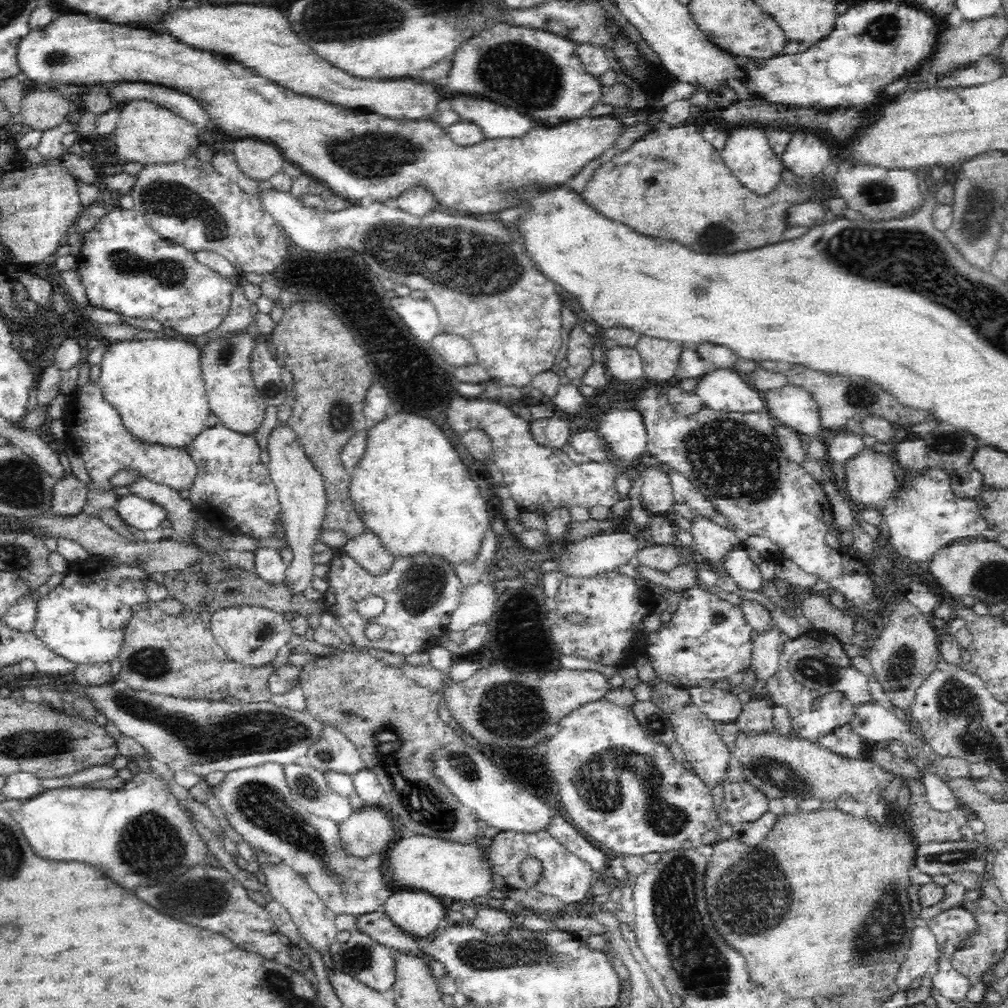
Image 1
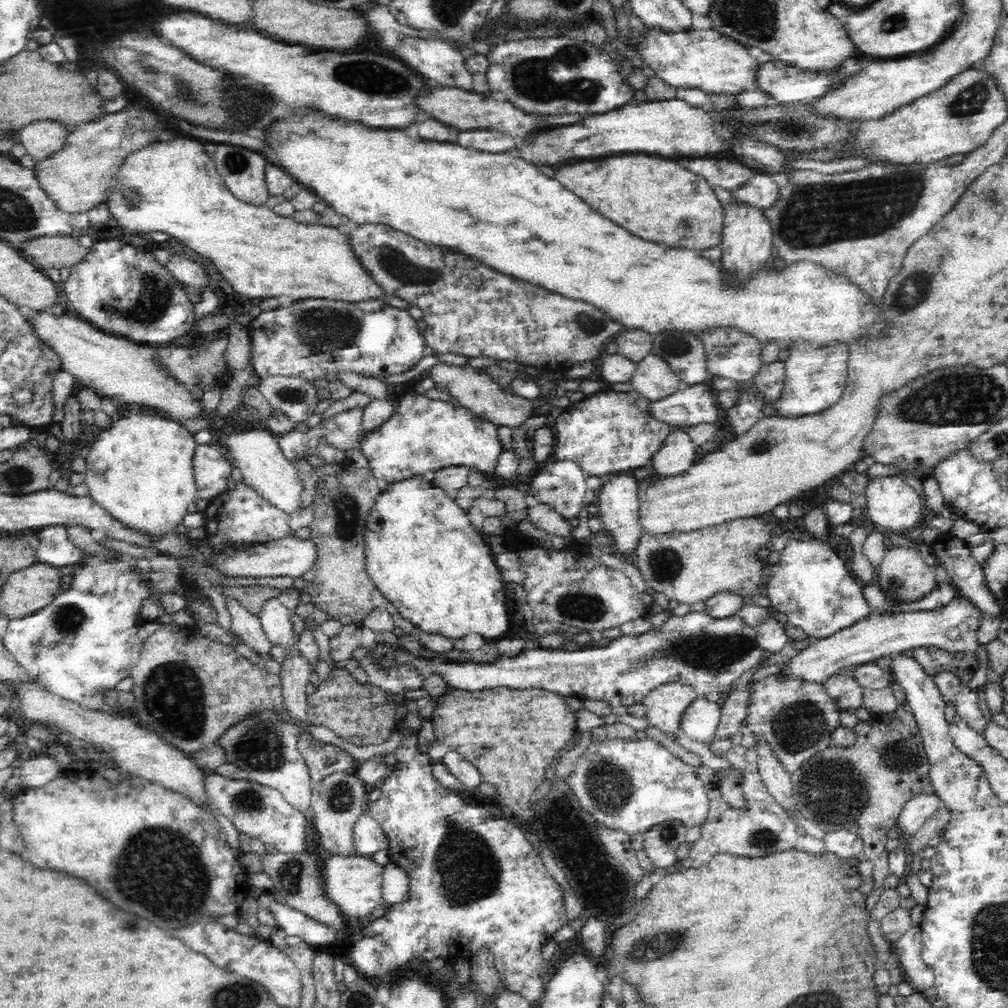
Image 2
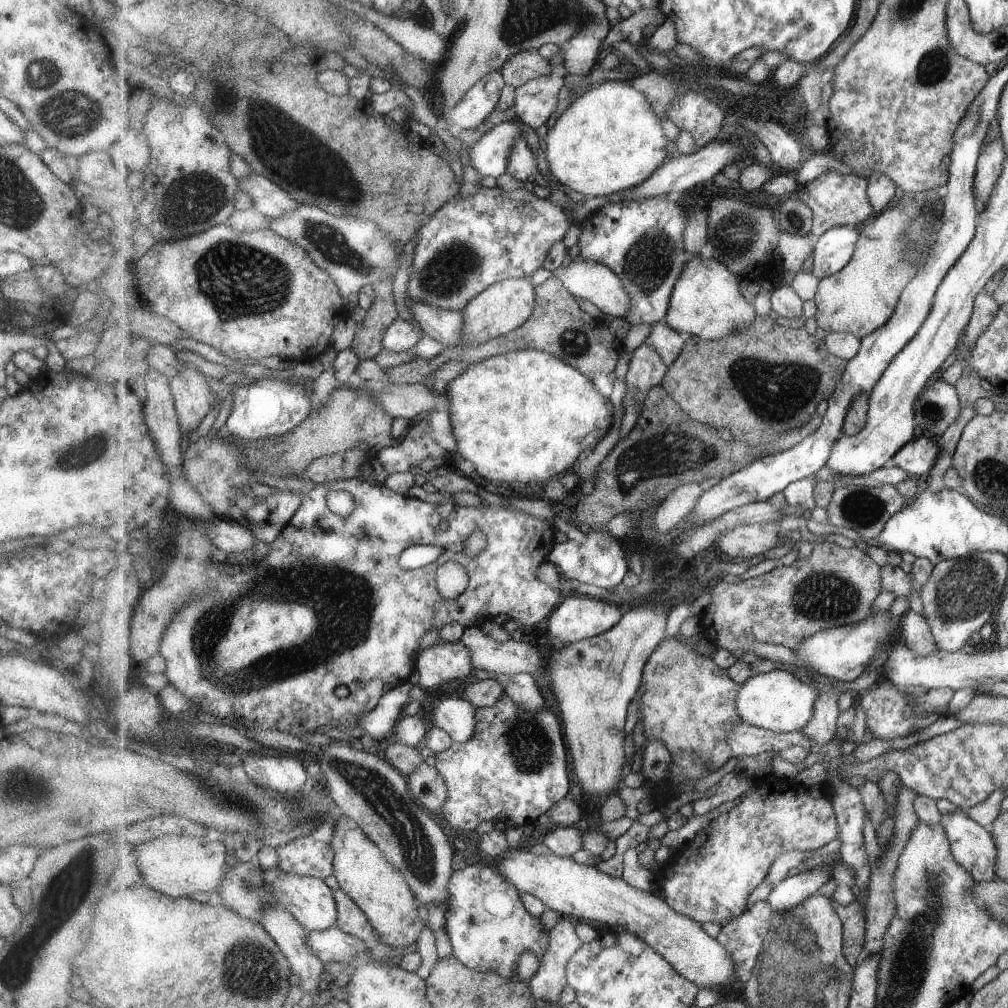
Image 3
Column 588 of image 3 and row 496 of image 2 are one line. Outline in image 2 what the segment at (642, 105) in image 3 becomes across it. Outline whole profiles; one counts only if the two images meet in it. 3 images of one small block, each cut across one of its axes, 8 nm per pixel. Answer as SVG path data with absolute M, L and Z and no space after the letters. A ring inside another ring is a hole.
M123 405L121 411L114 416L112 424L96 434L96 440L89 450L90 454L85 459L85 483L88 484L89 495L116 519L134 529L152 535L175 531L188 513L188 504L198 499L193 462L197 446L194 434L182 421L170 417L164 411L136 405L127 410L128 406Z

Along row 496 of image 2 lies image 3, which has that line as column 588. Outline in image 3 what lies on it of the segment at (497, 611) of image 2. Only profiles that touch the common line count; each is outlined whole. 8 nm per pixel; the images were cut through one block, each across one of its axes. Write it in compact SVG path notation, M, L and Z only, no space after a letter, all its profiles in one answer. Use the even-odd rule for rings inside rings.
M537 349L507 351L503 354L491 357L466 367L466 370L454 378L447 384L447 392L450 394L452 402L452 412L450 414L452 434L454 435L458 452L467 460L469 460L477 470L478 474L487 480L495 480L495 482L543 482L559 478L566 473L571 472L574 464L591 453L591 448L609 432L611 424L613 424L613 416L617 413L617 407L614 406L614 413L611 414L607 400L595 390L592 378L583 374L578 368L567 364L566 361L550 352L538 351Z

